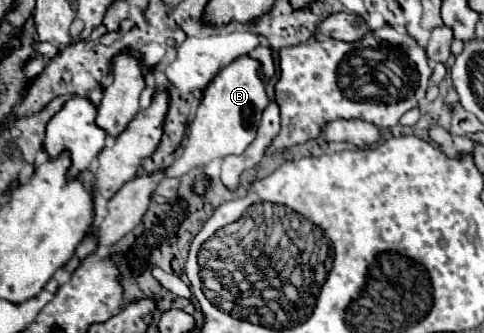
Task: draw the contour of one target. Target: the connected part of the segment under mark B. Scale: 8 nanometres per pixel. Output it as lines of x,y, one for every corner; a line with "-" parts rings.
238,57
228,67
224,67
218,77
206,87
188,131
188,145
182,157
166,167
166,177
184,177
188,173
198,173
214,159
222,159
226,155
240,155
246,151
246,147
256,137
262,111
270,103
264,81
258,75
258,67
258,61
254,61
252,57

